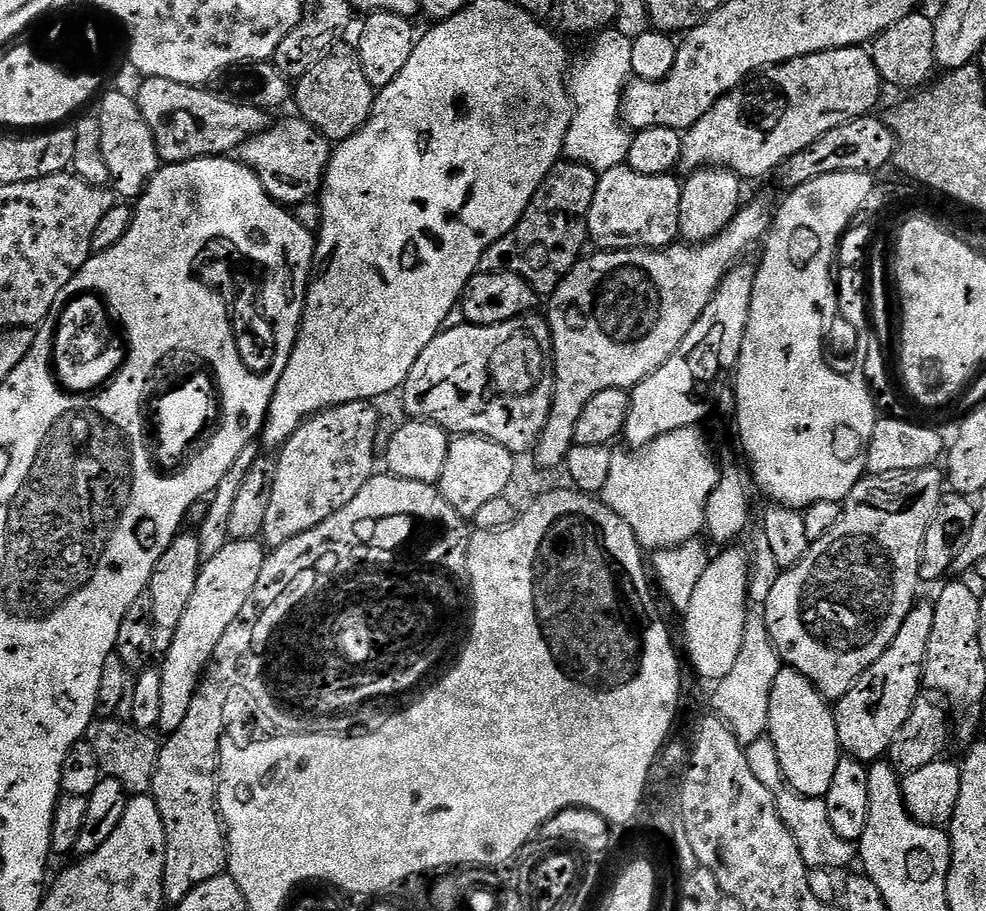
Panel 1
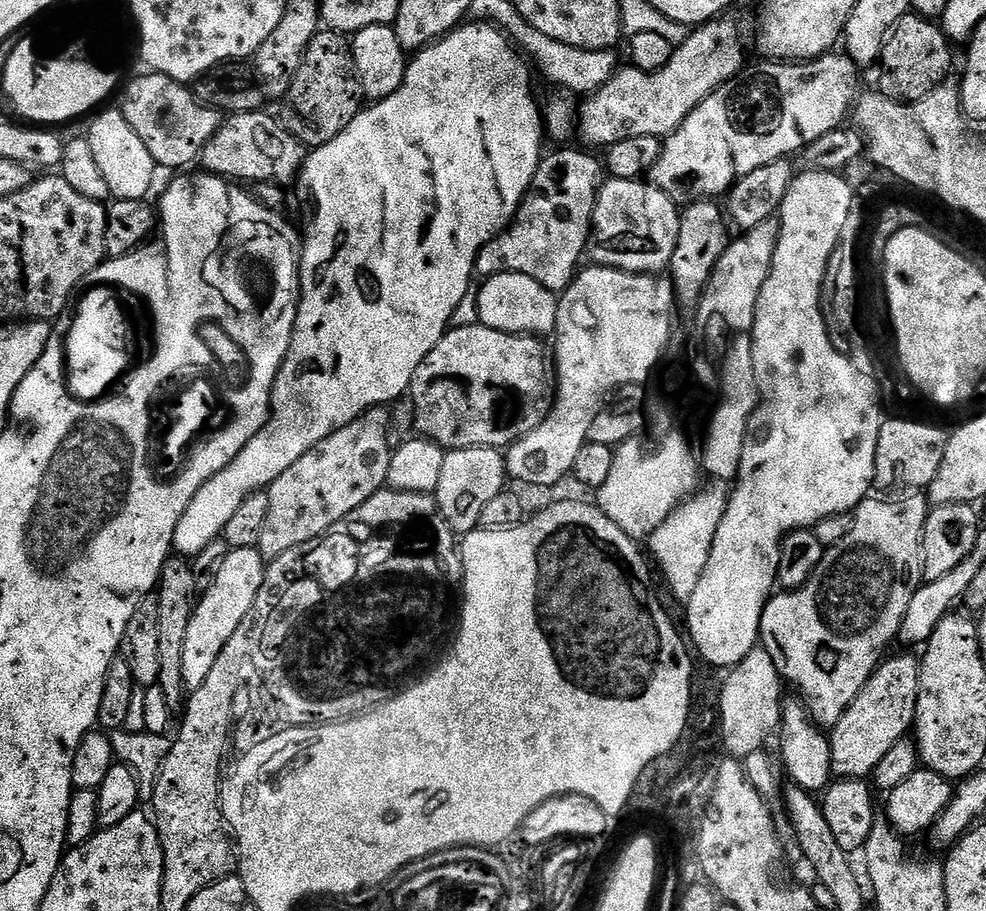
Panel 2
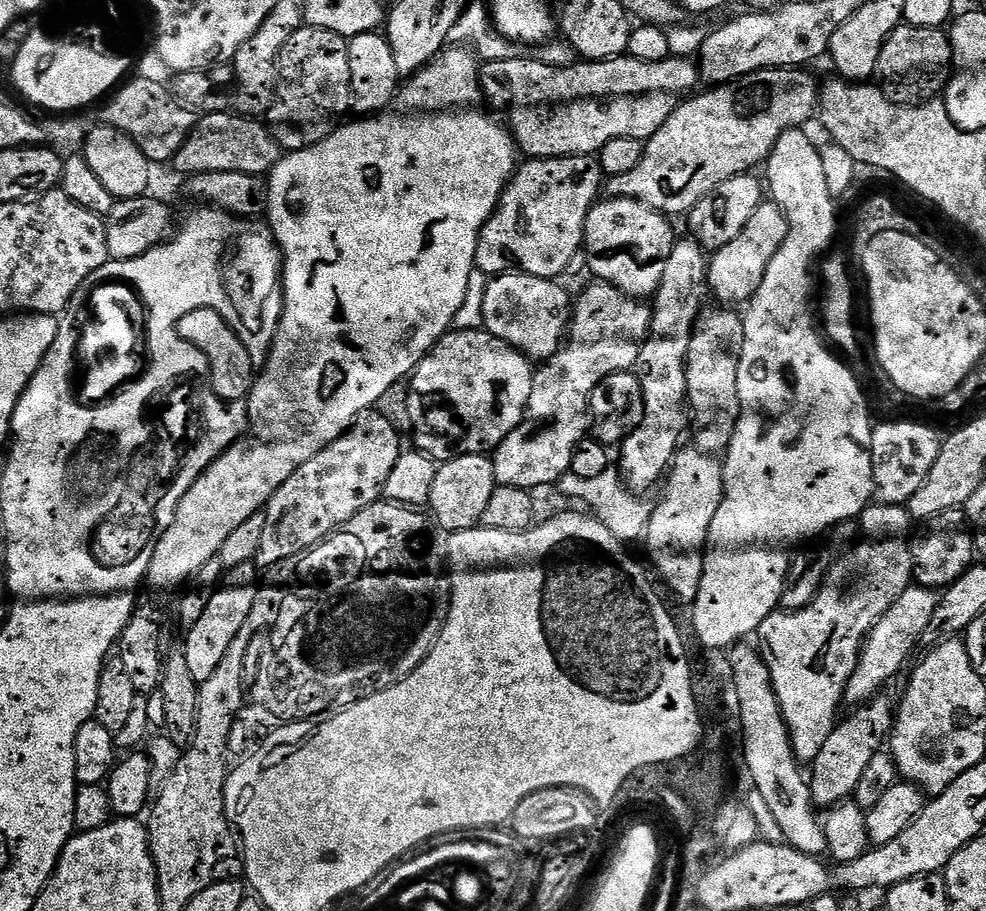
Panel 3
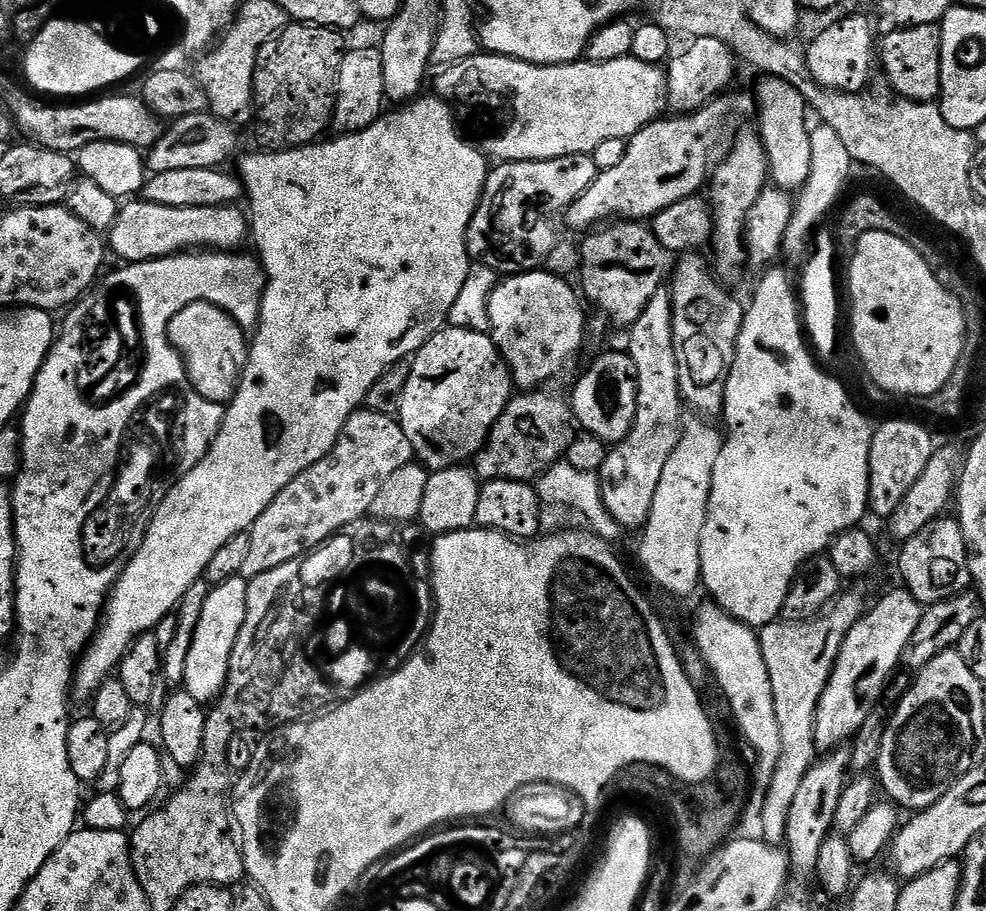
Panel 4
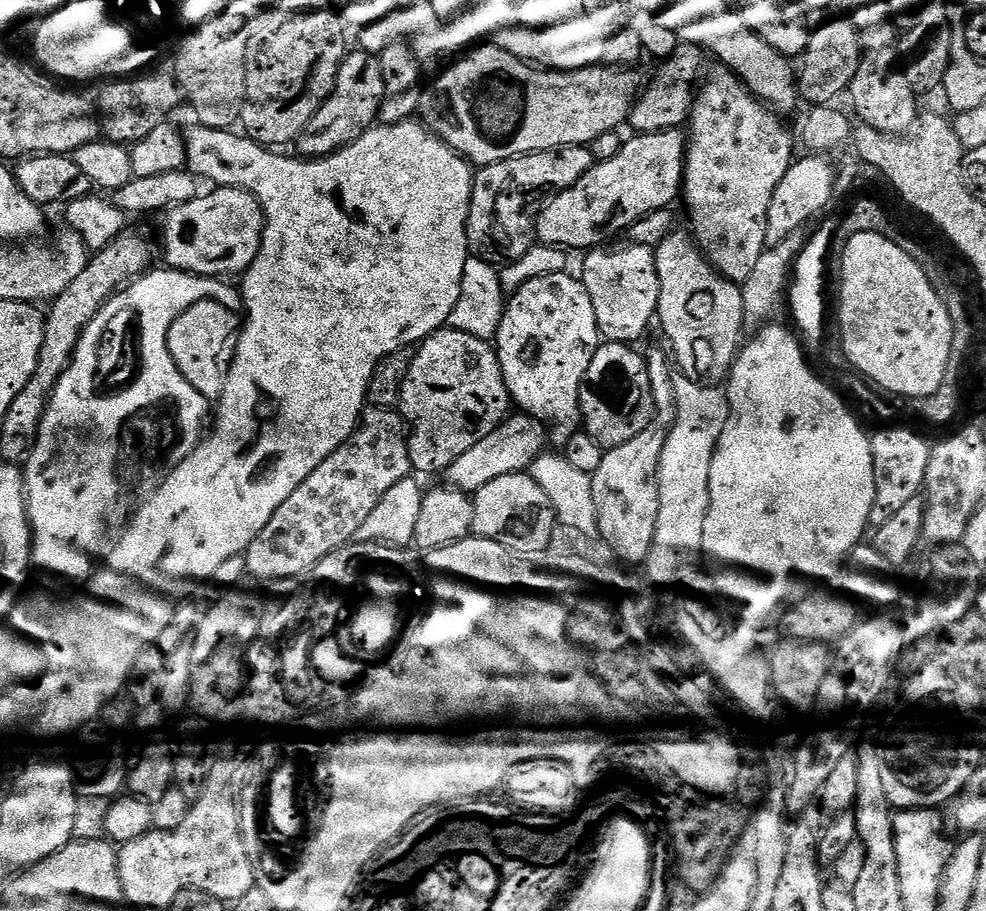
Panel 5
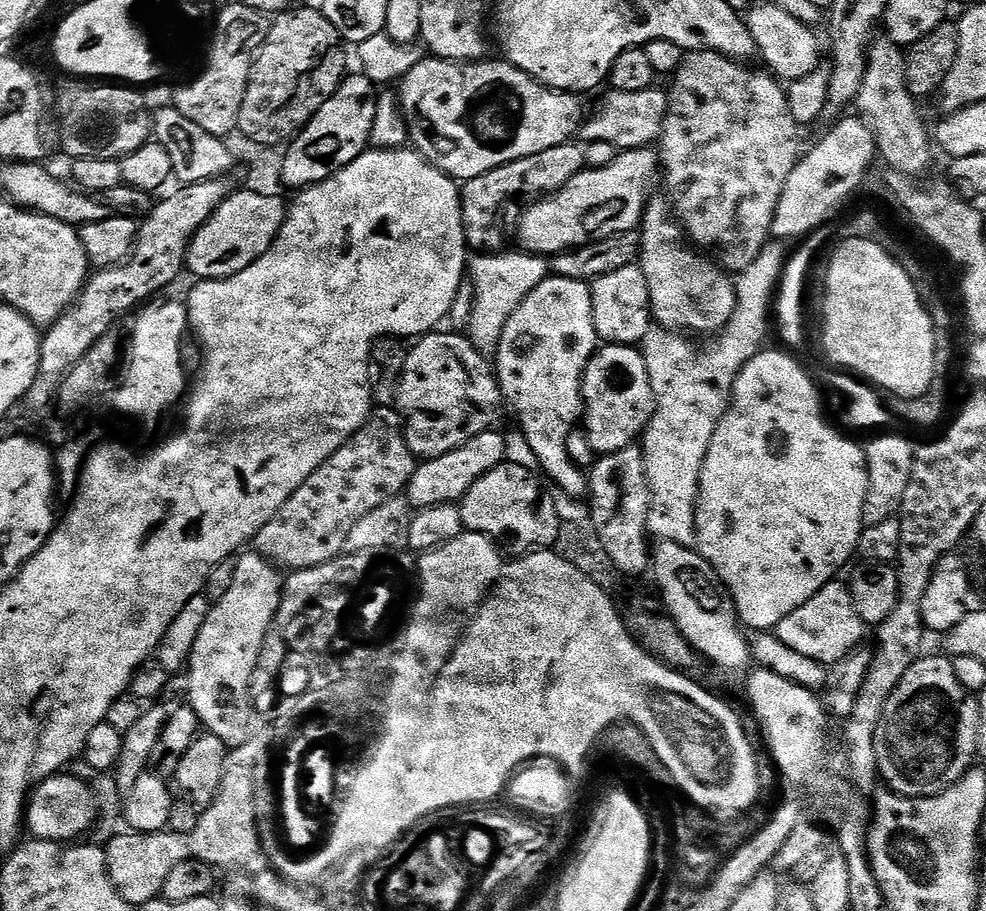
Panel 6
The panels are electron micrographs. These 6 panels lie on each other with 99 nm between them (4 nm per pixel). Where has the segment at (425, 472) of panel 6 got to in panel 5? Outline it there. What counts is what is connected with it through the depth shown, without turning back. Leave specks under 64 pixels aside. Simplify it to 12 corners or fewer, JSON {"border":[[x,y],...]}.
{"border":[[509,415],[454,458],[447,483],[474,494],[531,469],[549,440],[533,416]]}

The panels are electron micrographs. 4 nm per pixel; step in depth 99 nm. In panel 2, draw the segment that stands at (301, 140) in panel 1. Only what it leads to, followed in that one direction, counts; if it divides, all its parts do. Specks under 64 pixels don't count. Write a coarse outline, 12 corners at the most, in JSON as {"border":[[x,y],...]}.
{"border":[[267,111],[234,112],[206,142],[203,171],[291,185],[305,145]]}

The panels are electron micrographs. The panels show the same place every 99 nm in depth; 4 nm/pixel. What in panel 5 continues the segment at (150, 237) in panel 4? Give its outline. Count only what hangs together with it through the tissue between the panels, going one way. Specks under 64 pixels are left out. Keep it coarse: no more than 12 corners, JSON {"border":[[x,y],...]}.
{"border":[[216,186],[164,217],[178,272],[239,277],[258,258],[264,208]]}

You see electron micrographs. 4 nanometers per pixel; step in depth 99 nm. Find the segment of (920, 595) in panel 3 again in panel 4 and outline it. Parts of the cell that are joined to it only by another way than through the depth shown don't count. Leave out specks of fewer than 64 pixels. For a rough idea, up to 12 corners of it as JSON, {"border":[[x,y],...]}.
{"border":[[897,586],[849,630],[818,702],[817,753],[885,699],[924,611]]}

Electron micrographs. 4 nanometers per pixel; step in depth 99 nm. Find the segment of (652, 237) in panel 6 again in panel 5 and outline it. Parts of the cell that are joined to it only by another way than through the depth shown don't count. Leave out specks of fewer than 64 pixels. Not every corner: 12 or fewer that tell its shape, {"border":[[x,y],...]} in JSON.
{"border":[[673,231],[654,250],[658,328],[685,377],[724,382],[744,293]]}

